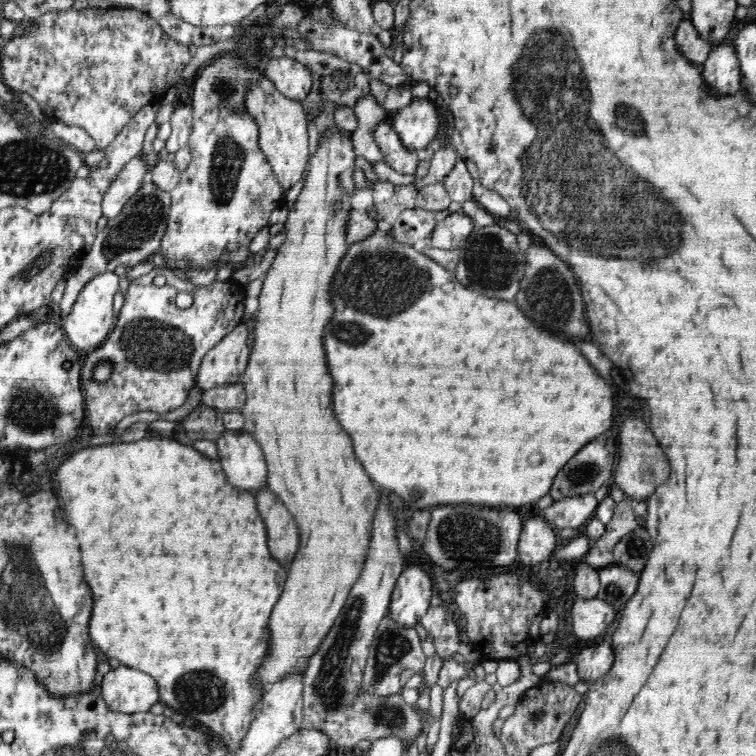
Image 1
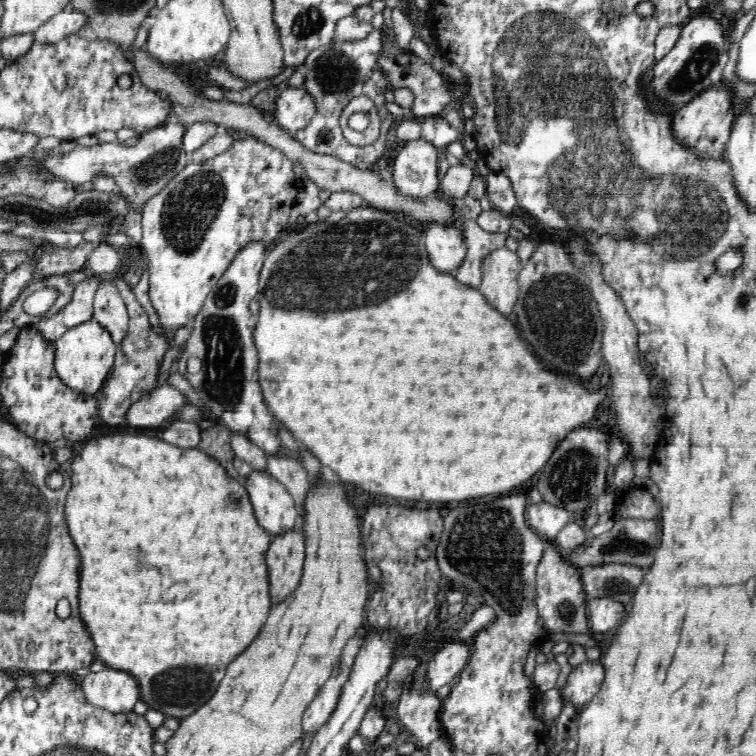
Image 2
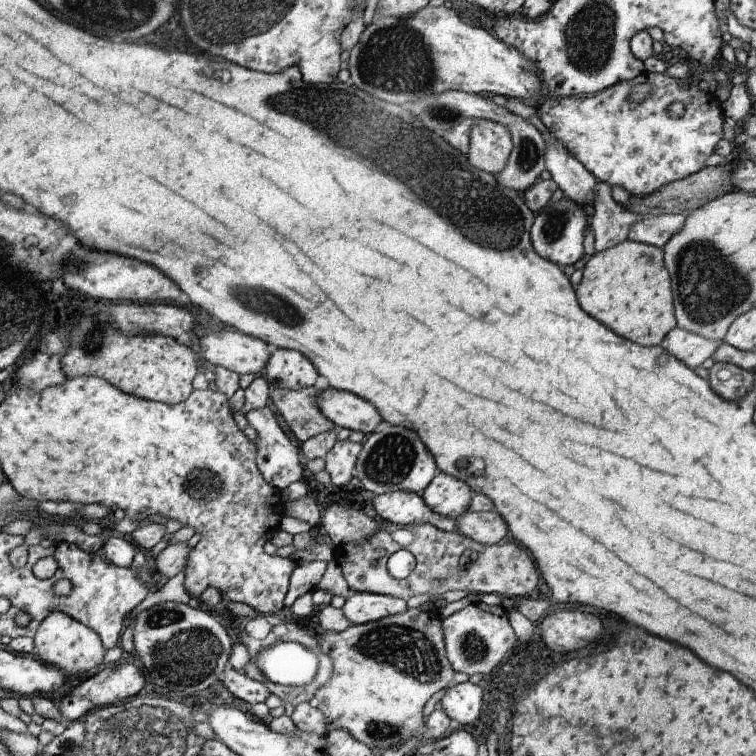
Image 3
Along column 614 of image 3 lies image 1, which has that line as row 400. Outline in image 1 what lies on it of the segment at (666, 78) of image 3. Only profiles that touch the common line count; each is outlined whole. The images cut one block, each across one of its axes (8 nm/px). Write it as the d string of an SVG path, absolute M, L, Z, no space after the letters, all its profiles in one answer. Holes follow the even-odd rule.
M164 264L129 282L129 290L117 316L118 321L108 338L95 351L83 354L81 389L85 394L85 422L91 426L94 435L107 434L124 416L134 412L166 414L180 408L188 398L188 392L195 387L196 374L204 355L241 323L245 285L232 280L232 277L223 282L213 281L207 286L194 285L183 278L185 271L175 265ZM181 292L193 294L194 302L189 308L182 309L176 305L174 299ZM100 361L112 363L112 374L106 384L97 384L91 379L91 370Z

